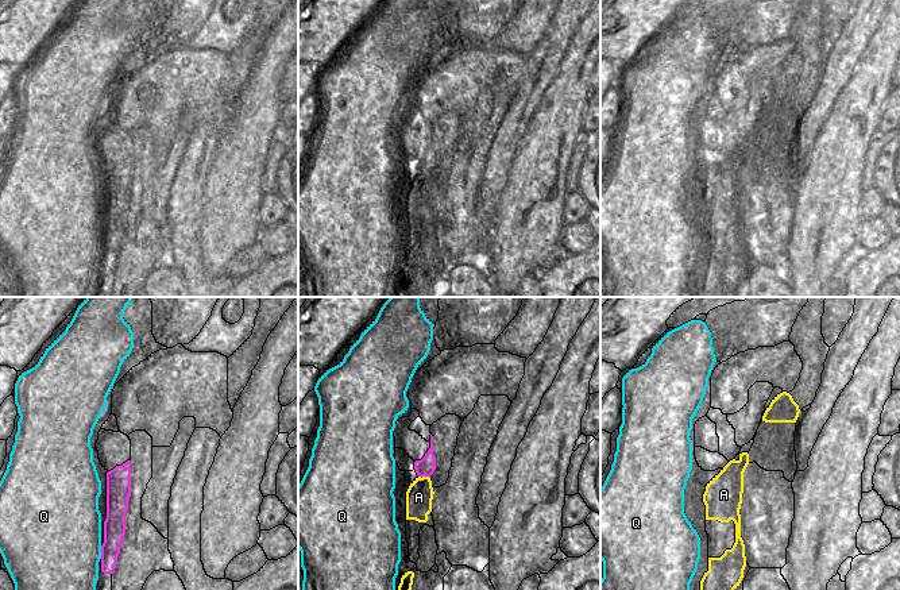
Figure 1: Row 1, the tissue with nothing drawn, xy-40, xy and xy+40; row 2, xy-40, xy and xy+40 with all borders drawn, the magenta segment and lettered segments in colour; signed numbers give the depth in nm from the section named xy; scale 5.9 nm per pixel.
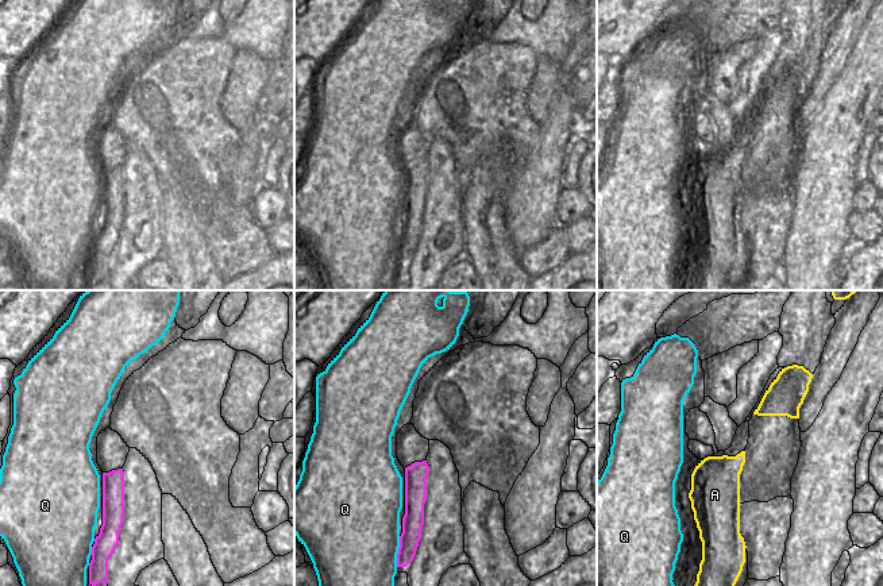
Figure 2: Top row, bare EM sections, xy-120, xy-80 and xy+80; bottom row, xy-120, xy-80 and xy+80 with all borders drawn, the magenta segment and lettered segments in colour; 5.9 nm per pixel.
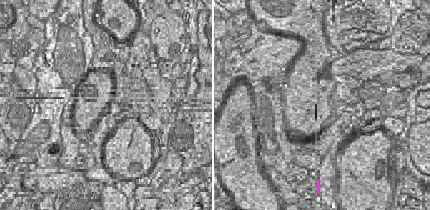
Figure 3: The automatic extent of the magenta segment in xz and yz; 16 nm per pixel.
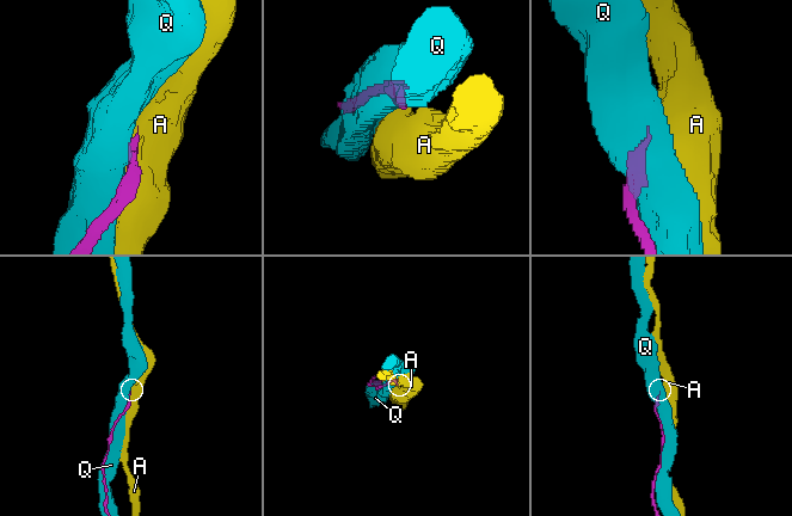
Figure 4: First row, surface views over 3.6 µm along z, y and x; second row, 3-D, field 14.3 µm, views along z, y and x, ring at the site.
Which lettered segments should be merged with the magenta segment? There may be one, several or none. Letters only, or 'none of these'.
none of these

